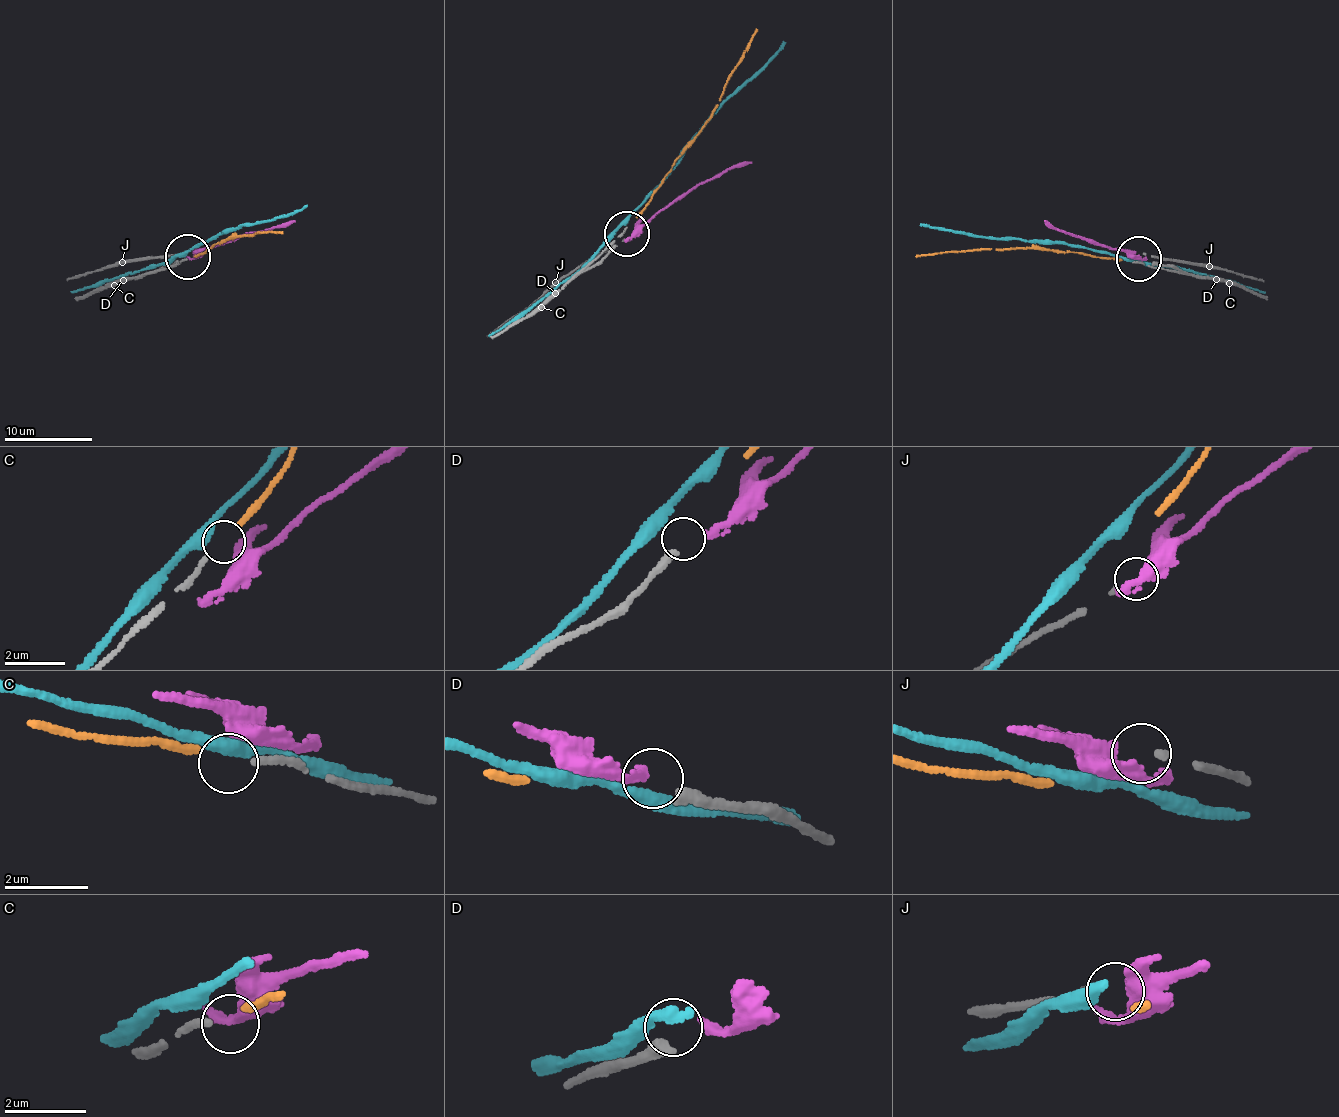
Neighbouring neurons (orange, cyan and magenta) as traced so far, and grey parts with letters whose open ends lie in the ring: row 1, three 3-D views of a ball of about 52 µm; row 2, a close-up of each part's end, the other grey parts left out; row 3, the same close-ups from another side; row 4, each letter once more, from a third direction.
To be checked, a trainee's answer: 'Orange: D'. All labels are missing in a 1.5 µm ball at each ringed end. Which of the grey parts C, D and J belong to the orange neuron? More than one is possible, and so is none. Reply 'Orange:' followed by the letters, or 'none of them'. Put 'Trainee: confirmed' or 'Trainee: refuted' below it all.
Orange: C
Trainee: refuted

